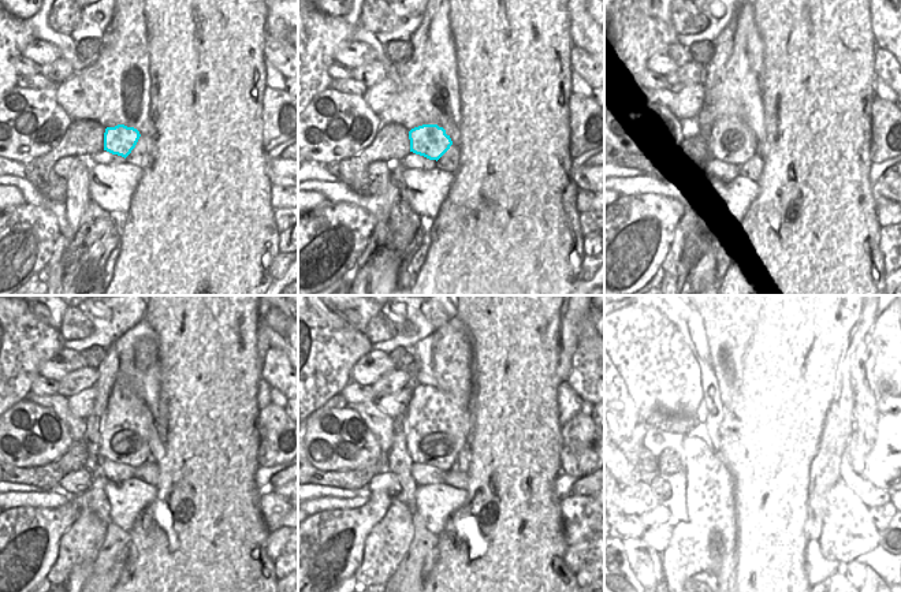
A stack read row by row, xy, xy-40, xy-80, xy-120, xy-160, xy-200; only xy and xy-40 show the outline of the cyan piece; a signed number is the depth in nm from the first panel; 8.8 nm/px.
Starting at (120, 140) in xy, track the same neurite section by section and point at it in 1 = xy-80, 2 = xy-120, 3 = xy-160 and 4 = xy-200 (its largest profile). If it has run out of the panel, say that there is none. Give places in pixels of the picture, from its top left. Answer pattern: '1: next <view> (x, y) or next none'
1: next xy-80 (736, 141)
2: next xy-120 (122, 447)
3: next xy-160 (440, 454)
4: next xy-200 (749, 455)

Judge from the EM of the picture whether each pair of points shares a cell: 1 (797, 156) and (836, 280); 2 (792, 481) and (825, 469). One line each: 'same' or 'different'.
1: same
2: same

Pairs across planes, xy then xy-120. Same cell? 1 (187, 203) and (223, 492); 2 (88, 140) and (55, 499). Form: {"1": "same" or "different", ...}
{"1": "same", "2": "different"}

